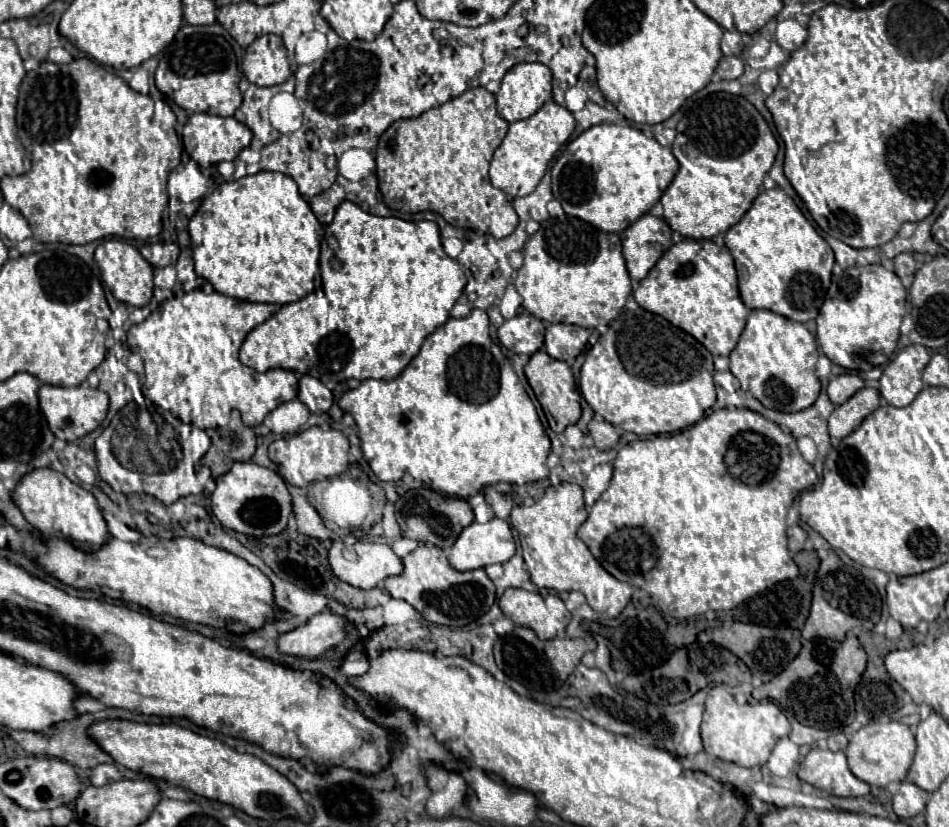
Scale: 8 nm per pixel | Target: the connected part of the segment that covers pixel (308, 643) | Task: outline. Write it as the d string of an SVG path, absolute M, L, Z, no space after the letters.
M332 613L314 615L306 625L280 637L280 651L302 657L318 657L342 643L342 639L346 637L348 623L350 621L346 617Z

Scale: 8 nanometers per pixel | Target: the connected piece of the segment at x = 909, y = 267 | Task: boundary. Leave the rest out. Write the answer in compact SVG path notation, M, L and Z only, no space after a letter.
M900 253L900 255L894 257L894 273L900 279L914 275L914 271L916 271L916 261L914 261L914 257L910 253Z

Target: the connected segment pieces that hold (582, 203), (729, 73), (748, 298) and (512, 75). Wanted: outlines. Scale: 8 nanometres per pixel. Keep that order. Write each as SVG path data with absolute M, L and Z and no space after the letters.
M602 123L570 141L554 161L550 169L552 195L568 215L606 233L622 233L658 203L676 171L678 161L670 147L660 145L654 137L646 137L632 125Z
M722 57L716 67L716 75L720 79L738 79L742 73L744 73L744 61L740 57Z
M780 187L762 191L724 241L736 261L740 297L748 309L768 309L798 323L816 319L830 287L834 253Z
M518 63L518 65L514 65L504 75L500 91L496 93L498 113L508 123L518 121L518 119L528 119L550 99L552 99L552 71L542 63Z

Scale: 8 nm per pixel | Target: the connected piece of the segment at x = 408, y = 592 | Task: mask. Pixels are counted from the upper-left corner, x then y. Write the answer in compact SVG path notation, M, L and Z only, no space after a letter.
M420 543L412 553L402 559L402 563L404 571L396 577L384 579L384 585L392 597L408 601L430 623L464 627L488 613L488 609L496 601L496 587L484 569L456 571L450 567L442 549L434 545Z

